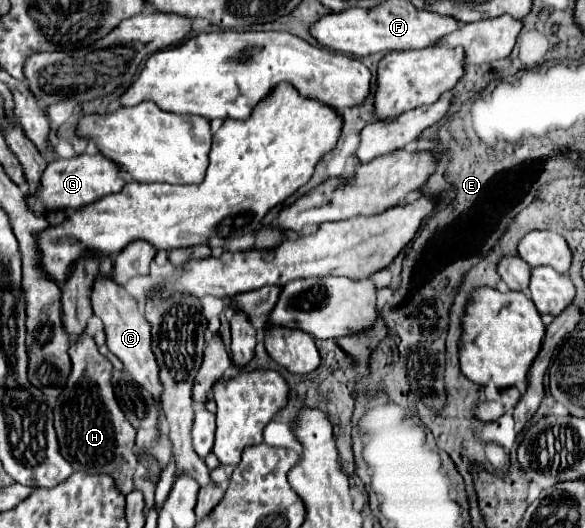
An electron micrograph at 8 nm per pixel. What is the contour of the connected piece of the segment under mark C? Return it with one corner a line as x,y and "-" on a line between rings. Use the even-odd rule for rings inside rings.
99,279
93,285
93,313
103,321
105,325
105,335
107,335
107,347
113,355
119,357
119,361
125,365
125,369
131,373
131,377
145,387
153,399
161,401
161,381
159,381
159,367
155,361
155,355
151,351
151,327
149,321
145,319
139,303
117,283
111,279

